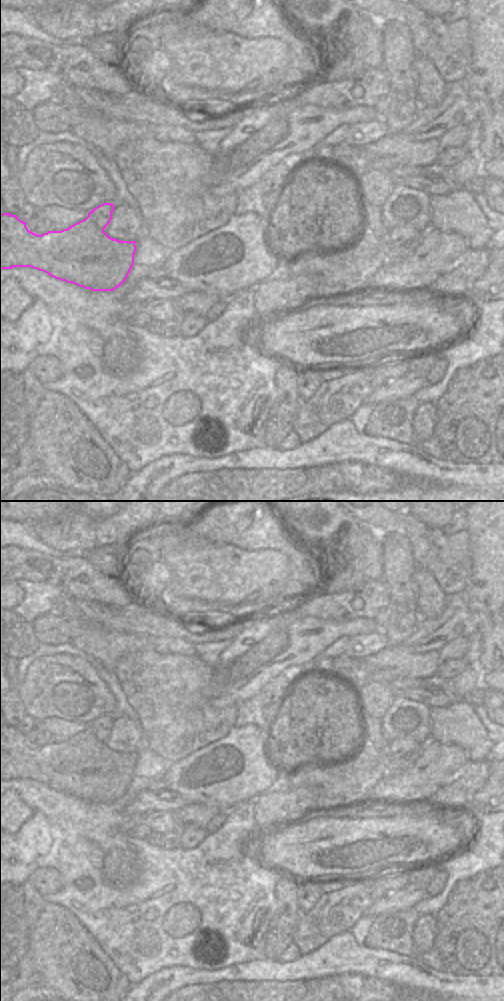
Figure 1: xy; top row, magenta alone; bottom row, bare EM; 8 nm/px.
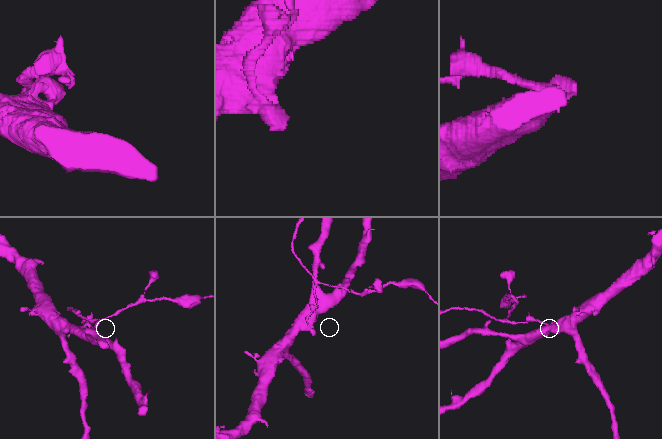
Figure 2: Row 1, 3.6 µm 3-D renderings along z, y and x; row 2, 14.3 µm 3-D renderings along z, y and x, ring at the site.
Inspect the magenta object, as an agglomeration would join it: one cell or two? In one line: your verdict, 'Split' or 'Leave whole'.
Split.

